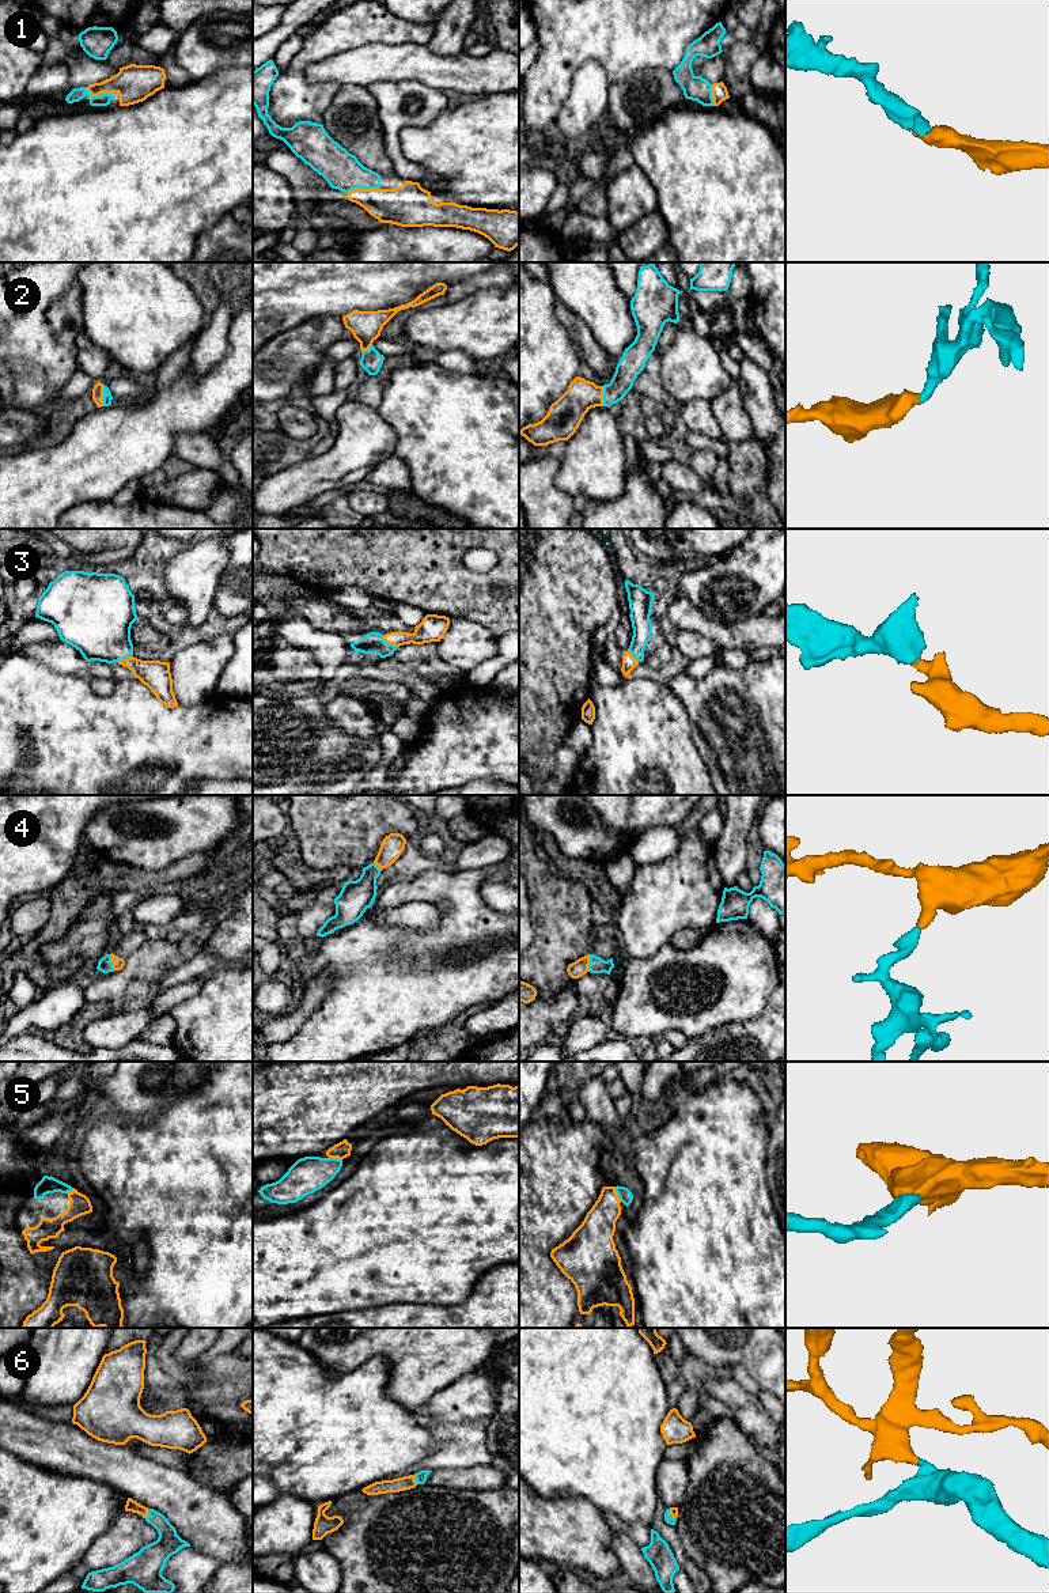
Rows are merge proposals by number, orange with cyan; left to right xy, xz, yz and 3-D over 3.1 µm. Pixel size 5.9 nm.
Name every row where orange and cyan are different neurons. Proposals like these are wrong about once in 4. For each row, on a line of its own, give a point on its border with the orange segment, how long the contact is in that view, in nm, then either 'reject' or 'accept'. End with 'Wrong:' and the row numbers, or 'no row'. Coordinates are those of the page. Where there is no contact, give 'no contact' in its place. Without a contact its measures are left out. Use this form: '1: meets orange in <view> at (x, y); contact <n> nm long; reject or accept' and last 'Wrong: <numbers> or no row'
1: meets orange in xy at (98, 94); contact 170 nm long; accept
2: meets orange in xy at (102, 396); contact 130 nm long; accept
3: meets orange in xz at (387, 642); contact 120 nm long; accept
4: meets orange in yz at (589, 963); contact 100 nm long; accept
5: meets orange in yz at (616, 1194); contact 100 nm long; accept
6: meets orange in xy at (147, 1513); contact 60 nm long; accept
Wrong: no row

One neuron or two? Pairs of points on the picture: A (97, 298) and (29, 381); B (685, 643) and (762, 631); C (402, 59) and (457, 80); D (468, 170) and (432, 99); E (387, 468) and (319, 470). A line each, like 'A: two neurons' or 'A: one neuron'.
A: two neurons
B: two neurons
C: one neuron
D: two neurons
E: two neurons

